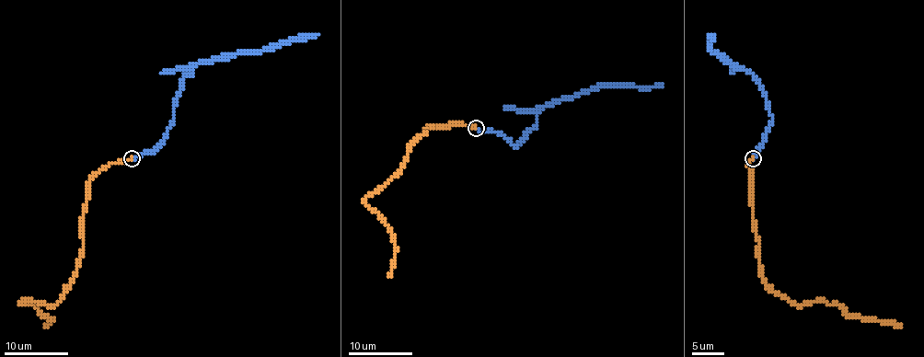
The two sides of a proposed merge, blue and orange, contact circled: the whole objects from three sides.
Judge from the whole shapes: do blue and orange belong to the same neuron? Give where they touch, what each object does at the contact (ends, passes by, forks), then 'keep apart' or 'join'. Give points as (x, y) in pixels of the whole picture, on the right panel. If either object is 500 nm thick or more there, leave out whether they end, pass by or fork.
at (753, 158); blue ends there; orange ends there; join

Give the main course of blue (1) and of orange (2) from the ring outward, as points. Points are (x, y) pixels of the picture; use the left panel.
1: (132, 159), (152, 151), (163, 140), (172, 120), (174, 101), (193, 69), (211, 59), (274, 50), (319, 33)
2: (132, 159), (88, 185), (81, 262), (63, 296), (21, 303), (45, 325)

